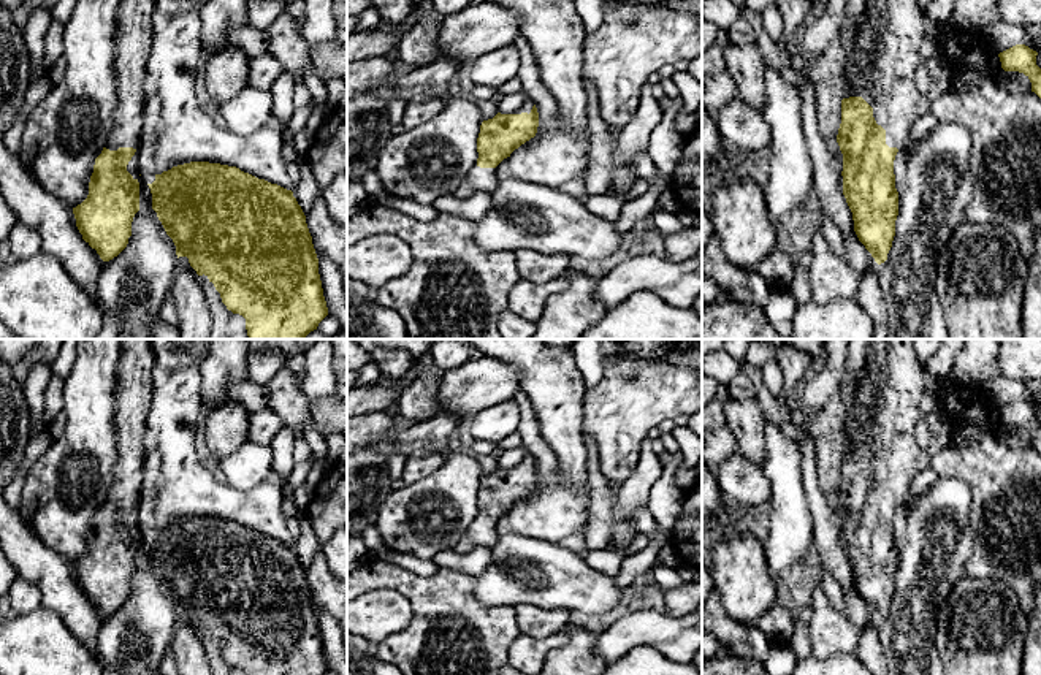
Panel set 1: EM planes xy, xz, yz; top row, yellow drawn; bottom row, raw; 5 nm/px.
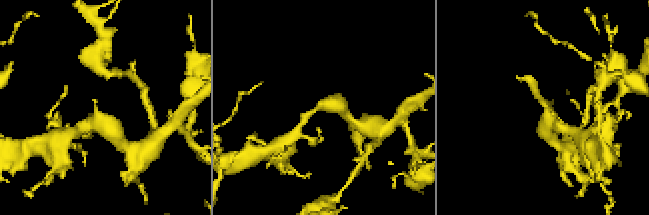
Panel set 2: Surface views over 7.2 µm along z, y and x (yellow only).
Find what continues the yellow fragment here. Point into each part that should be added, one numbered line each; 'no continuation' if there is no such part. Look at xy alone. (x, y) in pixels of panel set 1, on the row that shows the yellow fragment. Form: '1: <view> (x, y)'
1: xy (137, 34)

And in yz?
1: yz (891, 91)

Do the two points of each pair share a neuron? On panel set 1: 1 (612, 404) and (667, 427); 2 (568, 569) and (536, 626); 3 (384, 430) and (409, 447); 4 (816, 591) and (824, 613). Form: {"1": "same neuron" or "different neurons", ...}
{"1": "different neurons", "2": "different neurons", "3": "different neurons", "4": "same neuron"}

